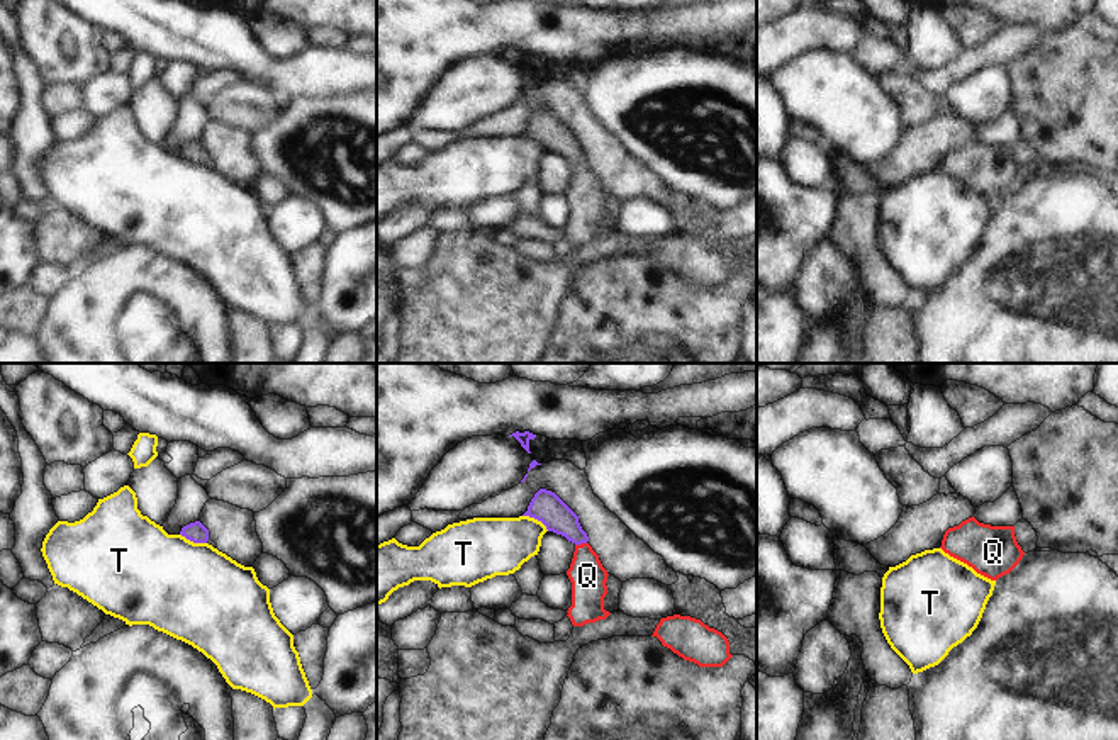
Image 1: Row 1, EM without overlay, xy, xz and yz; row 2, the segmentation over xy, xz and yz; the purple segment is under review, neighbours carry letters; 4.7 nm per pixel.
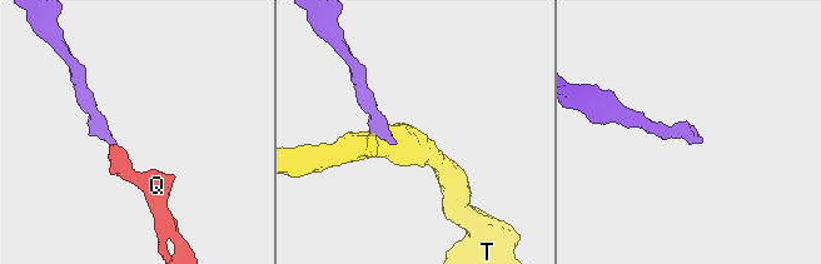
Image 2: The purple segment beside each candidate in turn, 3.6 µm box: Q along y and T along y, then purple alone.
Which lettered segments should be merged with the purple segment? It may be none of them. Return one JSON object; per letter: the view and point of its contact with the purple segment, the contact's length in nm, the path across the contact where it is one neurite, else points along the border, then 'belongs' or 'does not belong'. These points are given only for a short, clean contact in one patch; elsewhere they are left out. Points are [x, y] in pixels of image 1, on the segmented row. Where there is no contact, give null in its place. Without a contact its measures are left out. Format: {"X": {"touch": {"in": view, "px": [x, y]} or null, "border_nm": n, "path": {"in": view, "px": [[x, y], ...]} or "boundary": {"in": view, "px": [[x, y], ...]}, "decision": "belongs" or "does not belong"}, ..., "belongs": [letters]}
{"Q": {"touch": {"in": "xz", "px": [581, 543]}, "border_nm": 60, "path": {"in": "xz", "px": [[545, 506], [581, 543], [587, 576]]}, "decision": "belongs"}, "T": {"touch": {"in": "xz", "px": [536, 518]}, "border_nm": 150, "boundary": {"in": "xz", "px": [[523, 515], [536, 518], [548, 530]]}, "decision": "does not belong"}, "belongs": ["Q"]}

